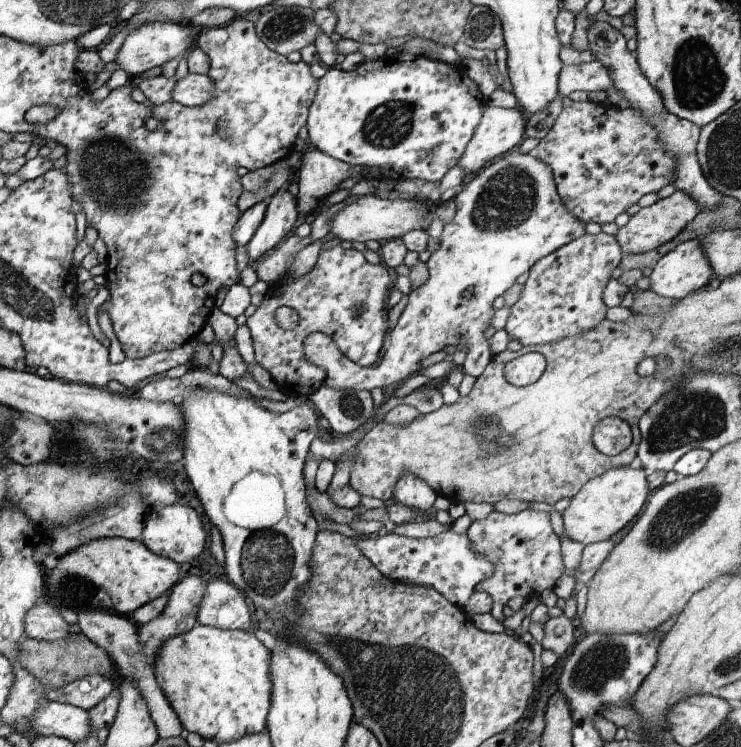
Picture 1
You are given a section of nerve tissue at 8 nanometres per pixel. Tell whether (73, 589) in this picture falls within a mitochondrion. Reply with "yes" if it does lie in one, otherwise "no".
yes

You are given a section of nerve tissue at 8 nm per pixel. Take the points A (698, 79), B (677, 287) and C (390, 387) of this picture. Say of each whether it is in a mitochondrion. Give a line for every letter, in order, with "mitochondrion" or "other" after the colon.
A: mitochondrion
B: other
C: other

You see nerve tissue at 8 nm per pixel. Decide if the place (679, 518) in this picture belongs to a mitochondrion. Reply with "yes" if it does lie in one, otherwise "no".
yes

